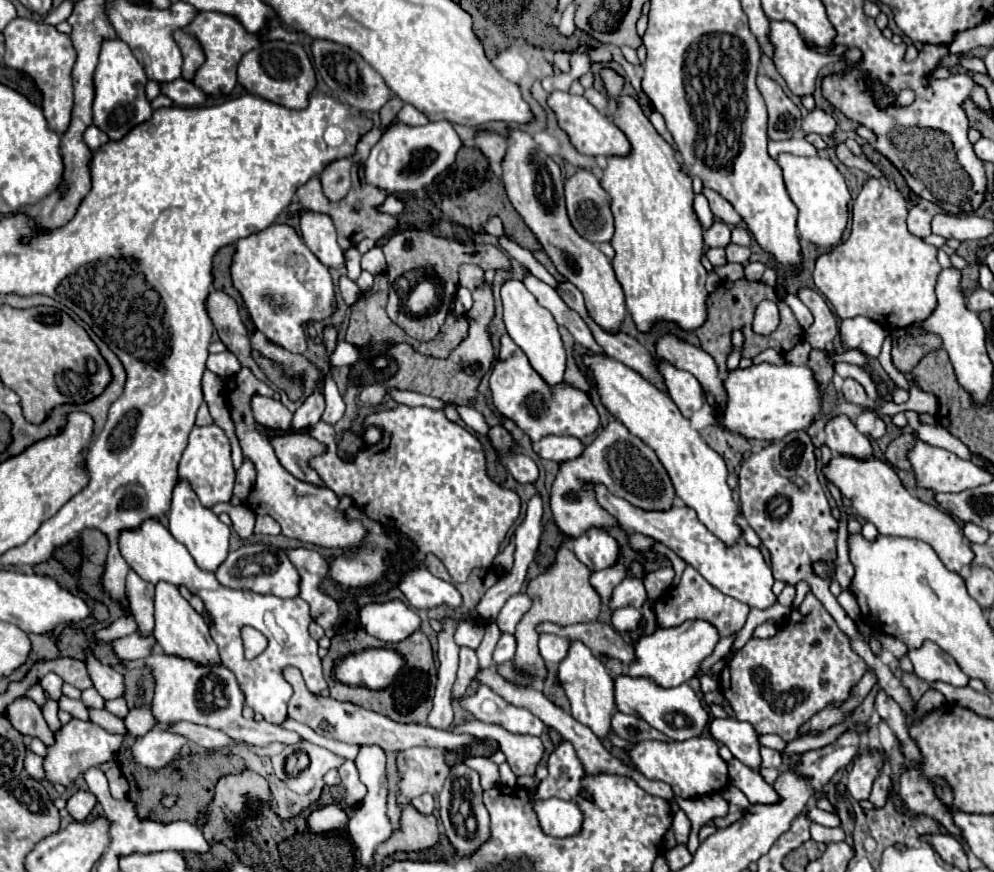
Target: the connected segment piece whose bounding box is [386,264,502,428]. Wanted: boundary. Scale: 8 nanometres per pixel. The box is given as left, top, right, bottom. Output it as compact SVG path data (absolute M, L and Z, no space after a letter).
M463 264L459 268L458 284L467 288L473 299L472 308L466 314L466 320L470 322L468 338L444 360L422 356L410 344L404 344L404 342L392 346L388 350L388 354L396 358L398 372L394 374L394 378L388 380L386 388L412 390L412 392L436 396L436 398L440 398L444 402L452 402L452 404L458 404L458 406L476 408L486 418L486 422L494 428L494 426L502 426L502 416L494 414L494 410L486 404L486 398L478 392L480 380L490 370L490 364L496 362L496 352L494 352L494 346L492 346L492 340L490 340L490 332L488 332L488 326L490 326L492 318L494 318L493 285L484 284L483 274L484 271L476 265Z

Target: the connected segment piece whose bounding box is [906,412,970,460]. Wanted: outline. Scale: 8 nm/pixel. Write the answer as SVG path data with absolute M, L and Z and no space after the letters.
M906 412L906 418L910 422L910 428L914 428L918 432L920 440L958 454L964 460L970 460L970 450L959 439L952 436L946 428L942 428L940 424L932 424L932 426L920 424L918 416L914 412Z

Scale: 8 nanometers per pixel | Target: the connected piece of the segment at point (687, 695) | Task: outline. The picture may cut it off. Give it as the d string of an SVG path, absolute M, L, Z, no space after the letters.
M620 674L614 680L614 688L620 712L646 720L652 728L664 732L674 742L698 738L710 724L710 714L704 708L704 702L688 684L676 686L672 690L660 690L660 686L652 686L652 682L648 682L646 678L624 678L624 674Z

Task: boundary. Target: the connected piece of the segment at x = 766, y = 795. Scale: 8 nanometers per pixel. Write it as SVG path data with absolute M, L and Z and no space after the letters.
M730 760L728 762L728 770L730 770L730 784L740 788L750 804L776 804L780 802L778 792L774 790L772 784L768 784L760 772L750 770L748 766L744 766L740 760Z

